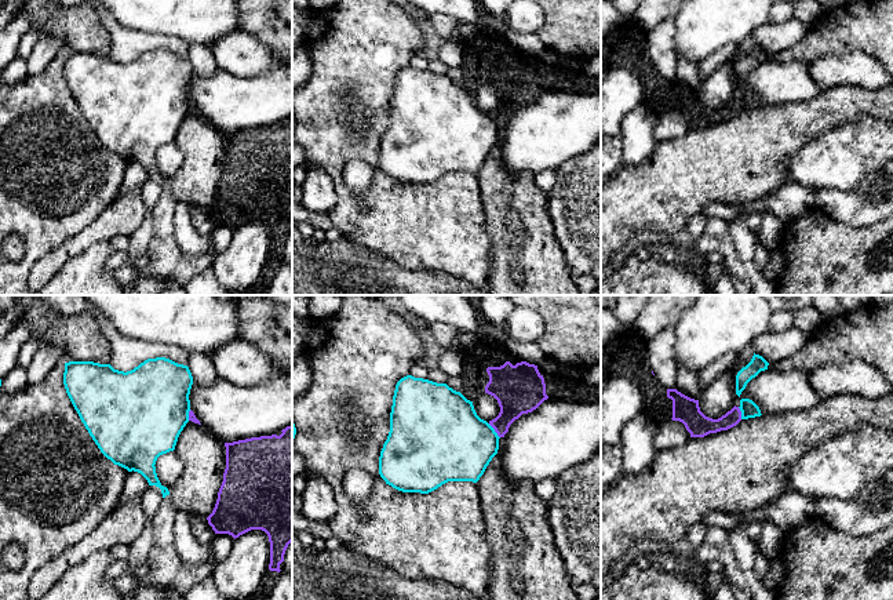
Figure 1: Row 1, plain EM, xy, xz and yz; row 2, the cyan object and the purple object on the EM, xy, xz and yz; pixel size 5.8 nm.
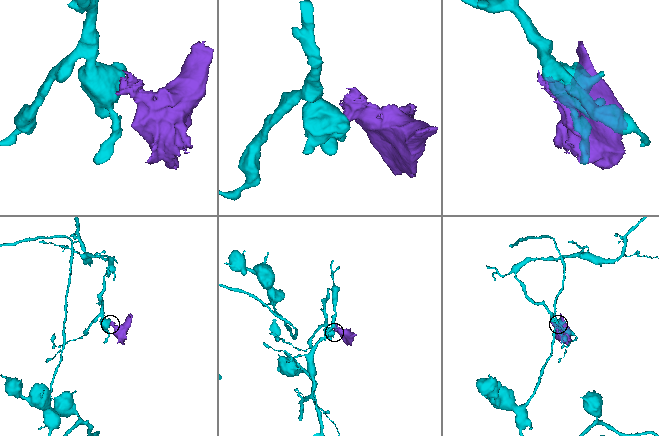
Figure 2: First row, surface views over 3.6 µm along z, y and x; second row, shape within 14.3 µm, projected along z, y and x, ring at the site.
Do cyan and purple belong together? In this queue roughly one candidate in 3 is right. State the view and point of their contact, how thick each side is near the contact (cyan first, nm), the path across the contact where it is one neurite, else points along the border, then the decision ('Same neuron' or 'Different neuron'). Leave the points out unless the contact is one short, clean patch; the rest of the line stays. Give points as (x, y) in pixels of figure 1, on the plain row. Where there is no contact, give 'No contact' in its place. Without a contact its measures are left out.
Touches cyan at xz (494, 122). Thickness 440 nm (cyan) against 240 nm. Boundary: xz (488, 115), (499, 128). Different neuron

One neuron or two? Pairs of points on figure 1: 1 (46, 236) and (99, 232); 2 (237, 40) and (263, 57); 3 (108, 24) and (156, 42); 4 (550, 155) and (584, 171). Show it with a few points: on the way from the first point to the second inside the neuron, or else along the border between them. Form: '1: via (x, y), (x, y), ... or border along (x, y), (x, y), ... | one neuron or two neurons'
1: border along (101, 214), (47, 251) | two neurons
2: via (244, 47), (257, 57) | one neuron
3: via (120, 36), (126, 42), (144, 42) | one neuron
4: border along (586, 152), (564, 162), (556, 170) | two neurons

